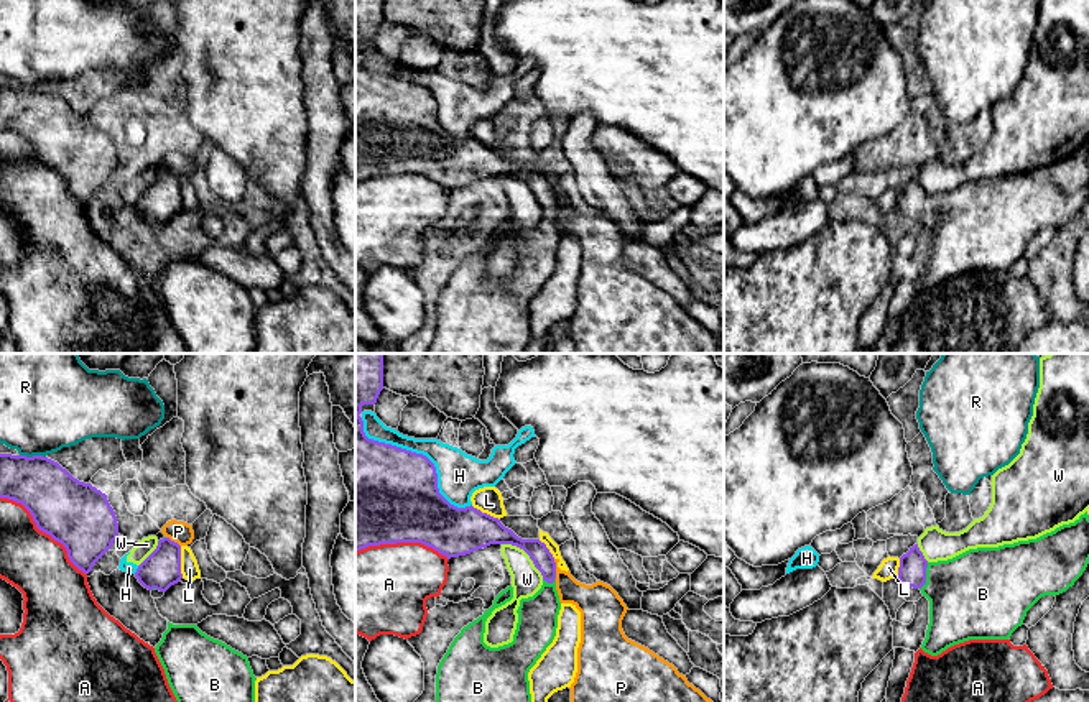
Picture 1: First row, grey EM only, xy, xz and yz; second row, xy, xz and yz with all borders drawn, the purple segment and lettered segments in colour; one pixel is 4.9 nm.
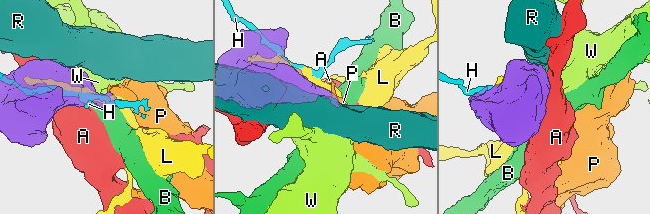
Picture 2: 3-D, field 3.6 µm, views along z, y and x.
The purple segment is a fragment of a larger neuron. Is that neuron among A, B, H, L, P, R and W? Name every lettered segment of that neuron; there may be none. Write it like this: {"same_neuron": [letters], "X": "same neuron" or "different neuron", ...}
{"same_neuron": ["B"], "A": "different neuron", "B": "same neuron", "H": "different neuron", "L": "different neuron", "P": "different neuron", "R": "different neuron", "W": "different neuron"}

